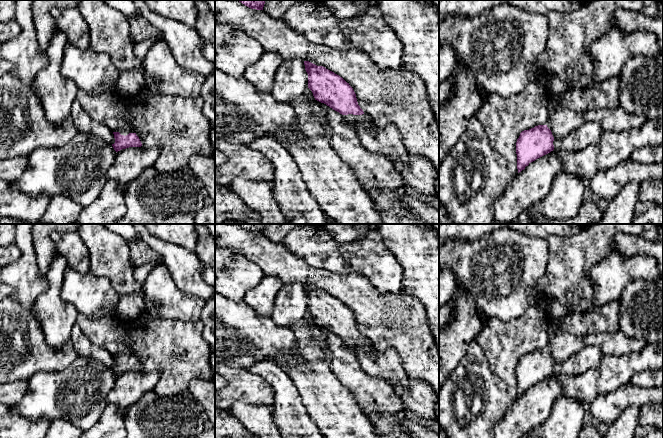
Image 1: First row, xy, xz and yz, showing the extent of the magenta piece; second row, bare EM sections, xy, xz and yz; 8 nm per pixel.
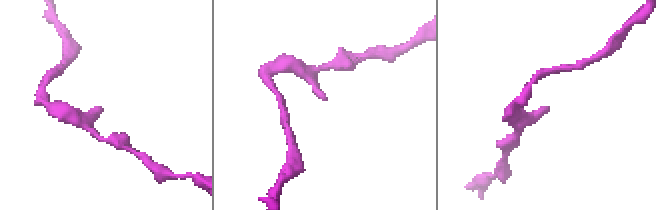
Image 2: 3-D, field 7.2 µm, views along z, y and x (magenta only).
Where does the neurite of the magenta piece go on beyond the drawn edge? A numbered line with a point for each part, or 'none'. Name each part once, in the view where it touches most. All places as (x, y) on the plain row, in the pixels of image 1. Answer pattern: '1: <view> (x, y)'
1: xy (110, 333)

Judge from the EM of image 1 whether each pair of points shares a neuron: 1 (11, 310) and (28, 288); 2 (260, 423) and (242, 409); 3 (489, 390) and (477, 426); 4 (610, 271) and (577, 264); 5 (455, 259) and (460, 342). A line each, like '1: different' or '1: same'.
1: different
2: same
3: same
4: different
5: different

